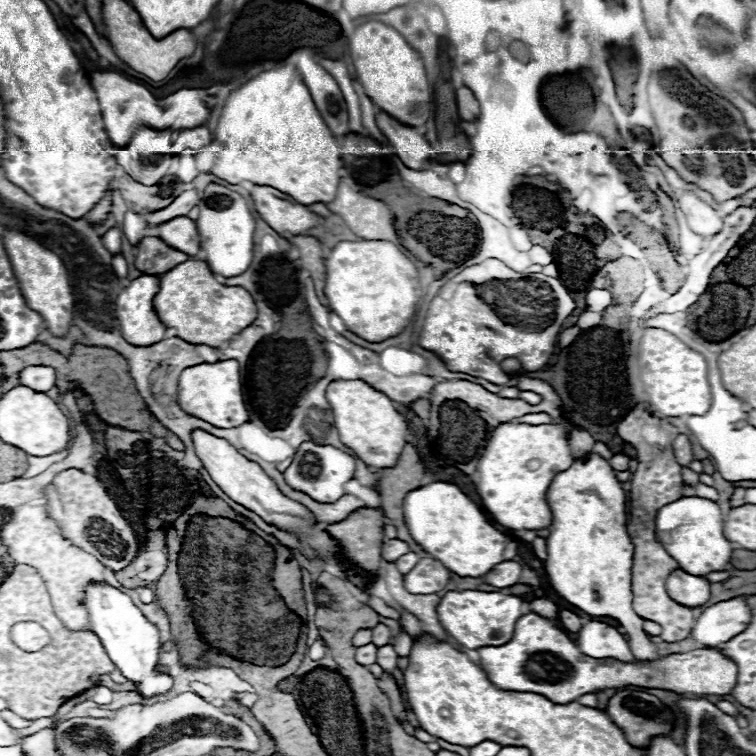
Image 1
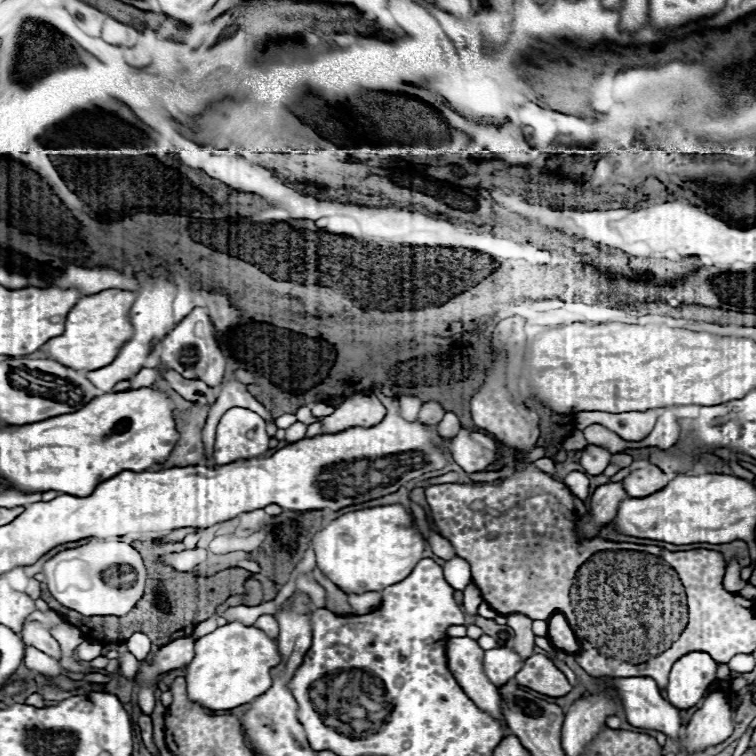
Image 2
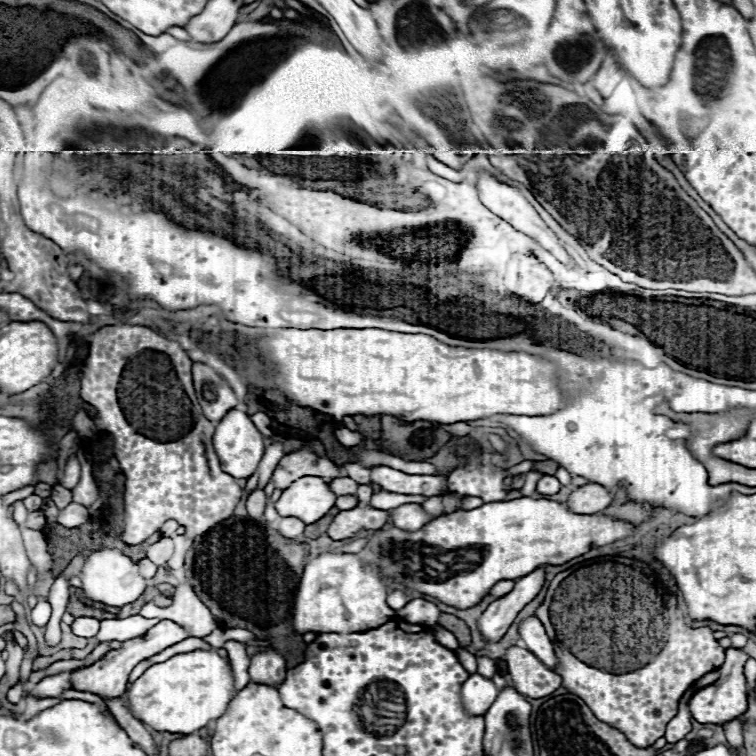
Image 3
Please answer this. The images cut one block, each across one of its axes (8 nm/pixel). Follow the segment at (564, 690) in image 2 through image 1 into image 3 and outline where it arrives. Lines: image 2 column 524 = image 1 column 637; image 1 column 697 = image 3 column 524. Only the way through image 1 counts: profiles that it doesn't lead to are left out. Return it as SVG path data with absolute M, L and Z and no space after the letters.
M518 646L508 648L506 662L512 686L524 696L542 698L558 690L562 684L562 678L554 670L546 668L532 652L524 648Z

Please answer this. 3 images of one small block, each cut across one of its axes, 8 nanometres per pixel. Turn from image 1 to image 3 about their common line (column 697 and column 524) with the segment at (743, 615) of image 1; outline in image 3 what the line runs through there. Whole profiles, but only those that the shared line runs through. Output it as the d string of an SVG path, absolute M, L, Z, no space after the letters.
M530 616L520 622L520 636L526 642L526 648L530 652L534 652L534 656L538 656L548 668L552 668L552 670L558 668L558 658L554 654L554 646L550 642L550 638L546 636L542 622L536 616Z

